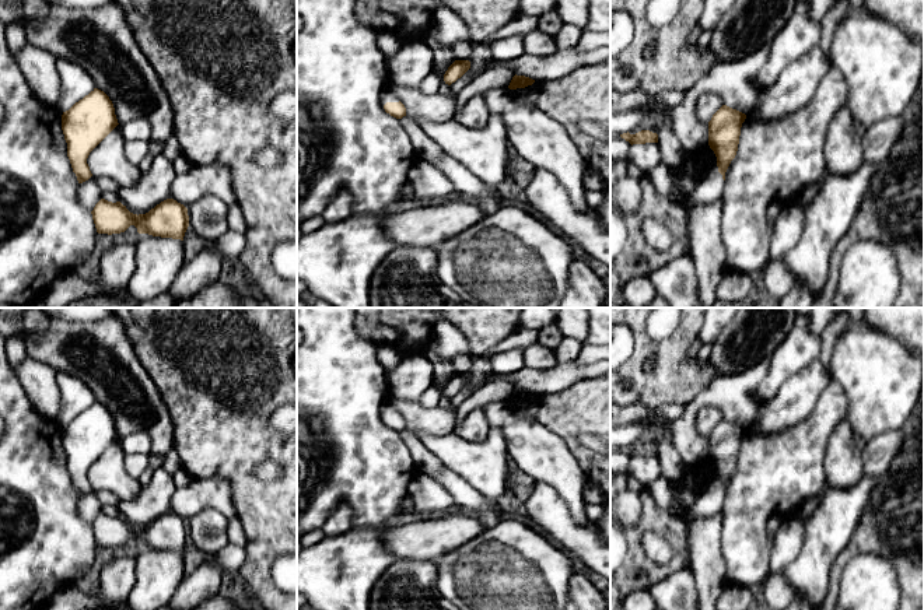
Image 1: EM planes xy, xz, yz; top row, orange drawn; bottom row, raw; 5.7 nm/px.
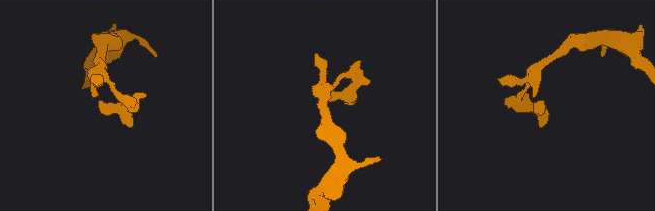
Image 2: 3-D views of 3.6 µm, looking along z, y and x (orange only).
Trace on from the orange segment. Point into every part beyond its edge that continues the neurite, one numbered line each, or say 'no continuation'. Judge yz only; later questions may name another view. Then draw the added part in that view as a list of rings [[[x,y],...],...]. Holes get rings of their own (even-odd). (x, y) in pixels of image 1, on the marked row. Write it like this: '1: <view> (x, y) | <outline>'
1: yz (709, 189) | [[[717,164],[708,171],[708,173],[697,183],[692,201],[700,204],[714,203],[721,197],[724,189],[722,175],[718,172]]]

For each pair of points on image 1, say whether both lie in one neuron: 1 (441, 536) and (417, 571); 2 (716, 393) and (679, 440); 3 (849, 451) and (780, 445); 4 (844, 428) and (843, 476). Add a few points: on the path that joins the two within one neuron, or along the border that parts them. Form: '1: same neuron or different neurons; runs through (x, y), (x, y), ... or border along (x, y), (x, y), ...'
1: different neurons; border along (398, 558), (434, 561)
2: same neuron; runs through (703, 399), (689, 413), (685, 427)
3: different neurons; border along (843, 420), (832, 434), (825, 456), (828, 483)
4: same neuron; runs through (843, 440), (843, 465)

